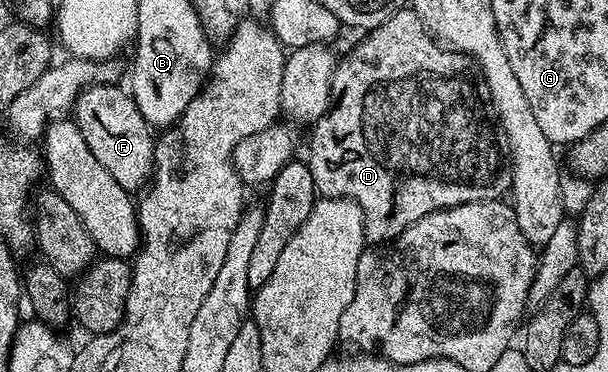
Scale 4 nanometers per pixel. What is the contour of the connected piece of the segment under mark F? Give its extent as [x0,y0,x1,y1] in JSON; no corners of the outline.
[73,84,155,192]

